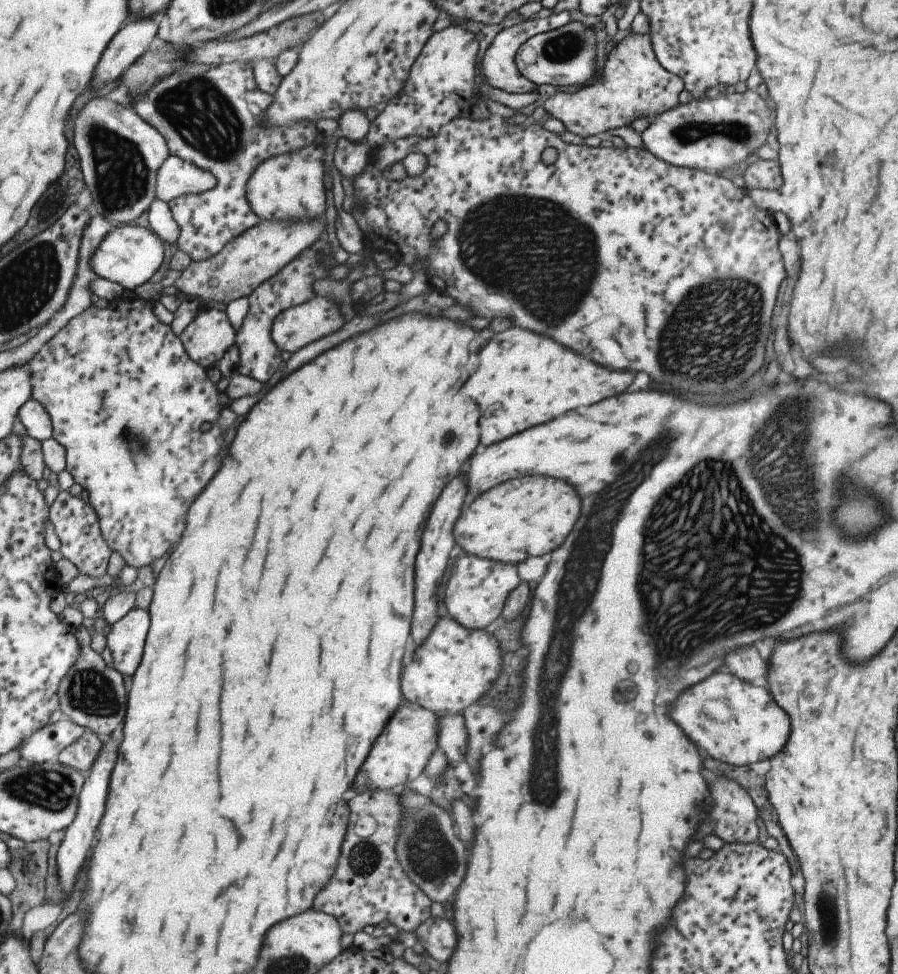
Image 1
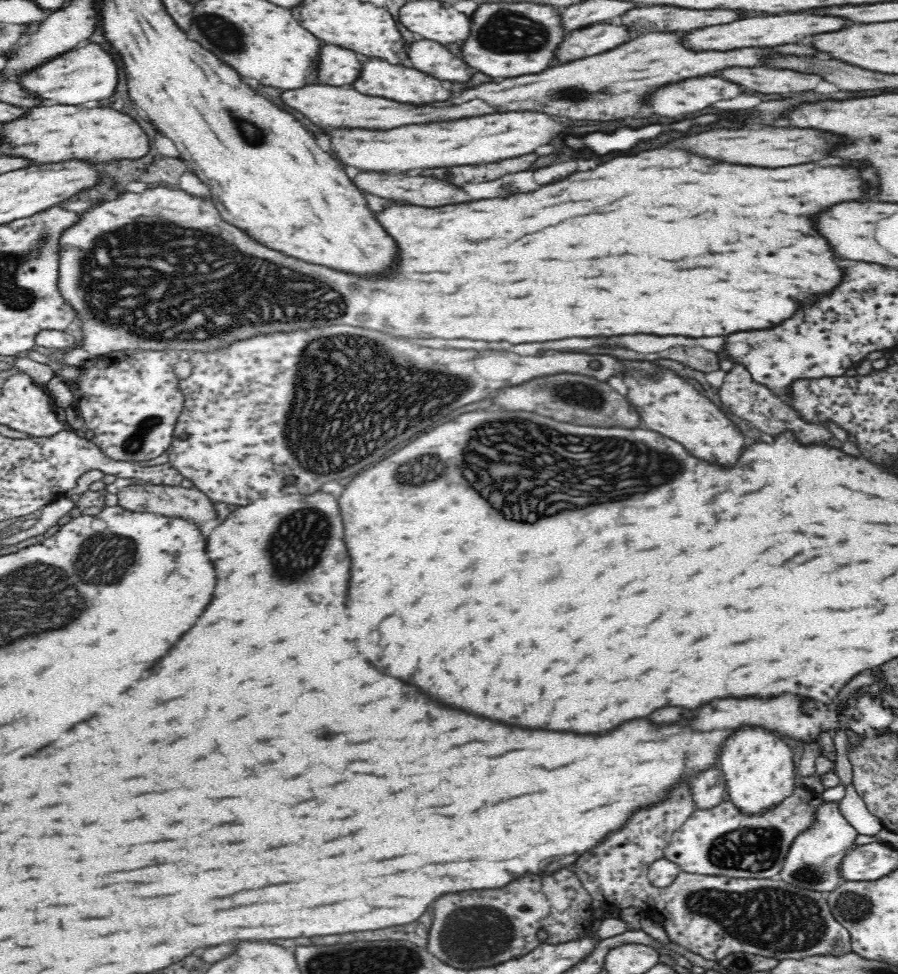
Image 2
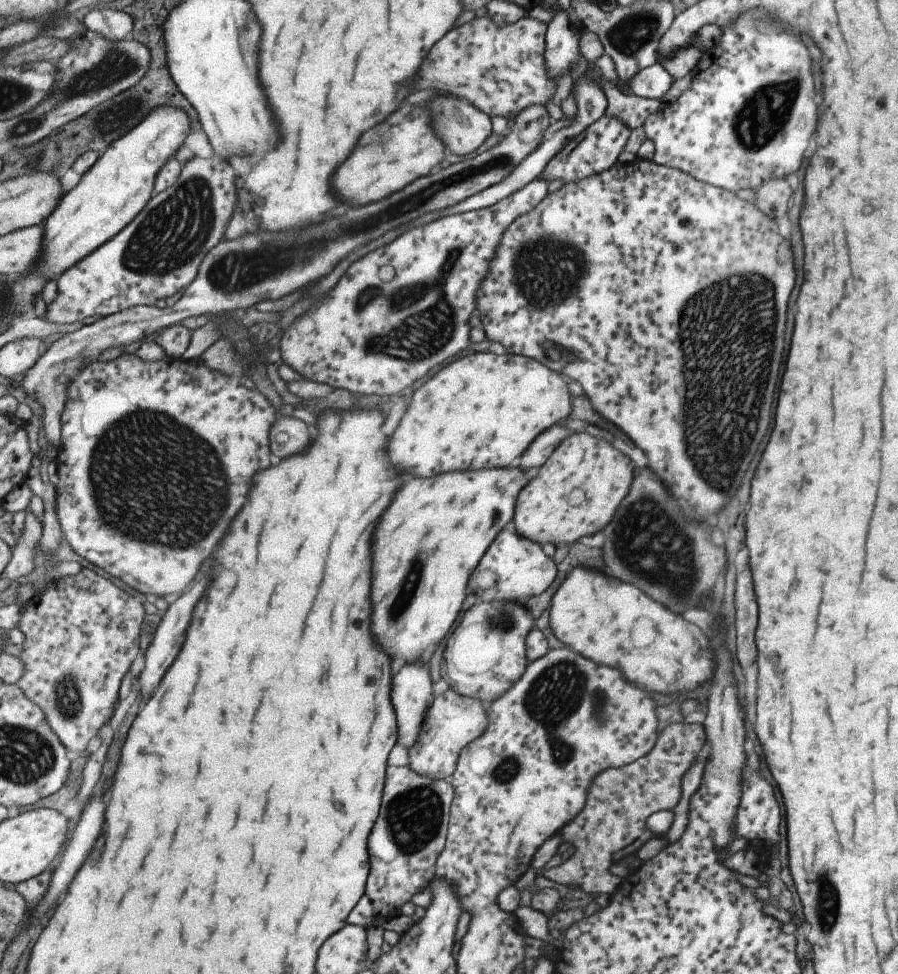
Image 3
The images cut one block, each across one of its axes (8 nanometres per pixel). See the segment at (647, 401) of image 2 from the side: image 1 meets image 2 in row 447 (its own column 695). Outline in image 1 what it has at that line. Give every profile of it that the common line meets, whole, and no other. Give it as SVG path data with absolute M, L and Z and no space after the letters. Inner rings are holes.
M713 672L709 678L697 682L697 686L691 686L689 690L681 692L673 704L669 706L669 716L677 726L683 730L683 734L695 744L701 746L711 758L727 762L731 766L751 766L765 762L769 756L779 754L779 748L785 744L789 734L789 720L787 714L775 704L771 698L771 692L765 684L751 684L745 680L739 680L737 676L729 672Z

